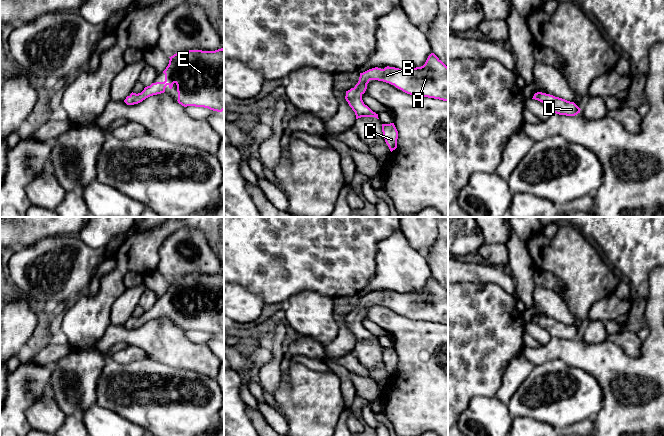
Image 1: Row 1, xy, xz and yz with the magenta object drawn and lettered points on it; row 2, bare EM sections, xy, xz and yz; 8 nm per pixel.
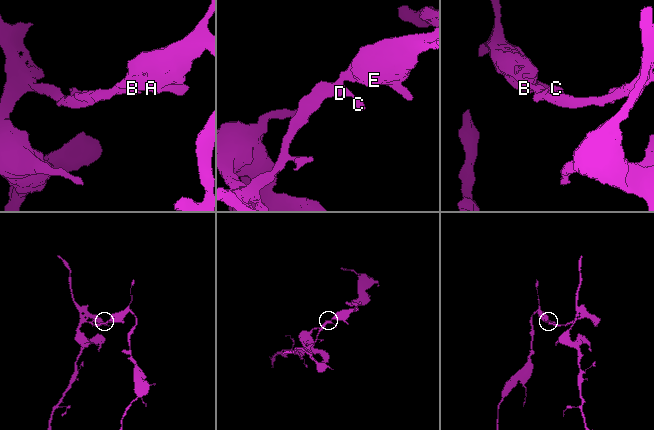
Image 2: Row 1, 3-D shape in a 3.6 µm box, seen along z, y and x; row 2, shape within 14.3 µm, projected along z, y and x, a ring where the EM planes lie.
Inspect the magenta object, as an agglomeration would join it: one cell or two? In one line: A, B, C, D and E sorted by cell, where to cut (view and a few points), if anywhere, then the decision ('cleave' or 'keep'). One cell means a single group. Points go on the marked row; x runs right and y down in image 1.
A B C D E; no cut; keep

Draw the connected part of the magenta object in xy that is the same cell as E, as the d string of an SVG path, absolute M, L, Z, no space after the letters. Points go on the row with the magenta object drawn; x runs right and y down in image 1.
M224 49L215 51L189 50L174 54L169 57L169 64L163 71L164 82L152 83L144 88L141 93L131 93L124 102L127 105L134 105L146 98L165 92L168 85L172 89L173 84L177 85L178 103L184 107L204 107L213 111L224 110Z

